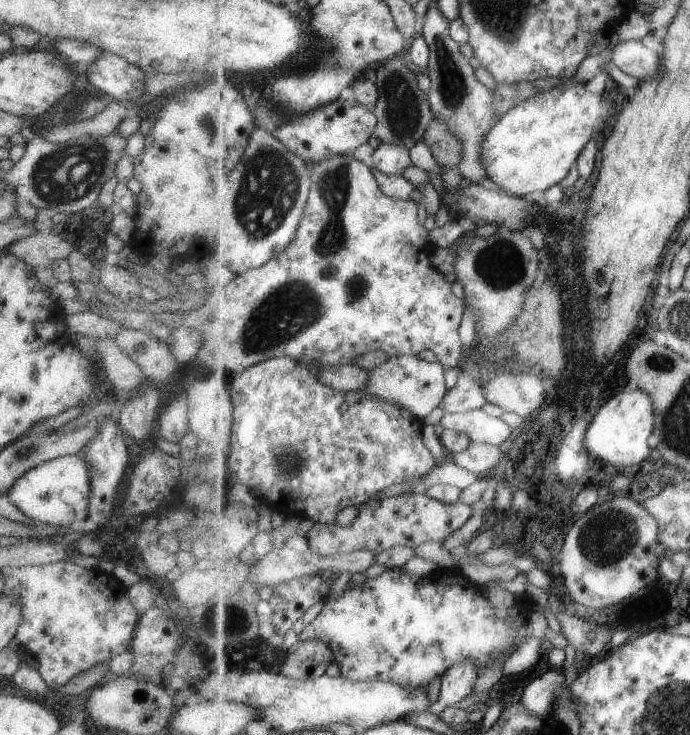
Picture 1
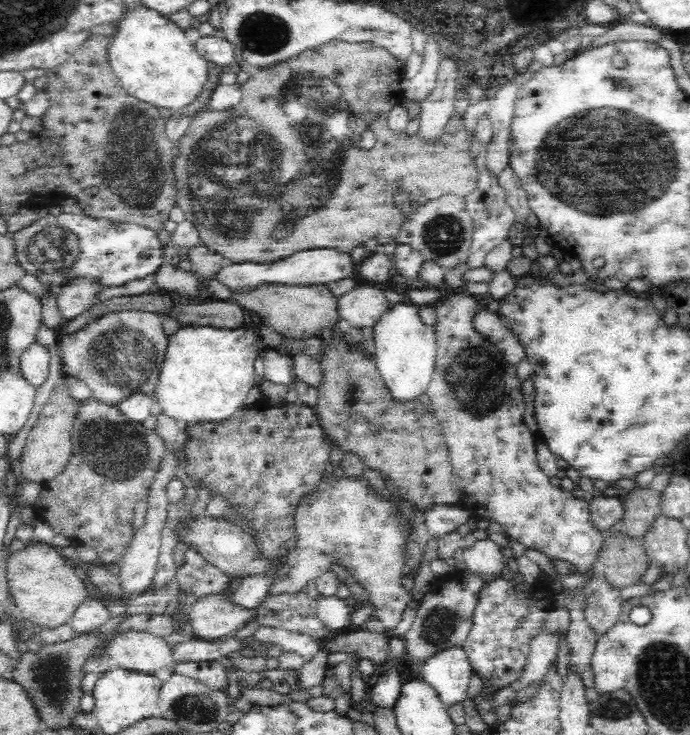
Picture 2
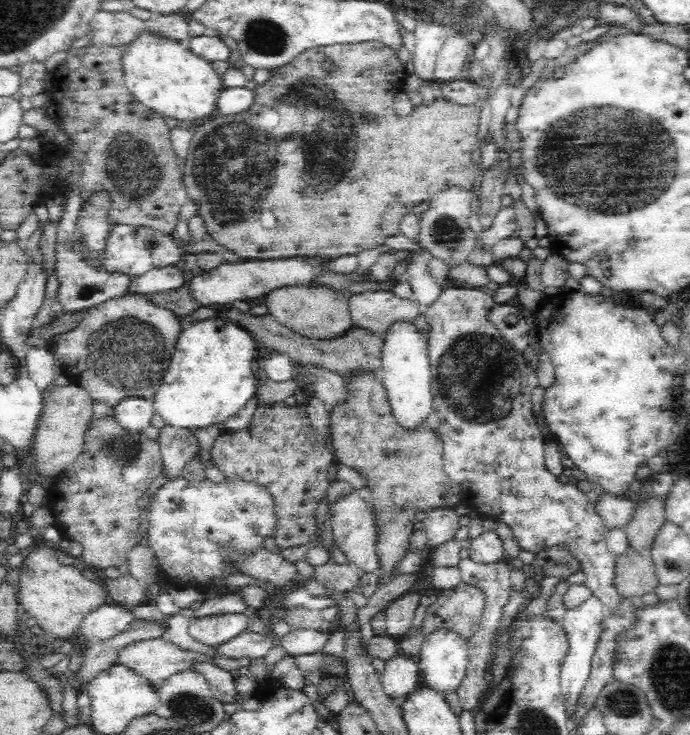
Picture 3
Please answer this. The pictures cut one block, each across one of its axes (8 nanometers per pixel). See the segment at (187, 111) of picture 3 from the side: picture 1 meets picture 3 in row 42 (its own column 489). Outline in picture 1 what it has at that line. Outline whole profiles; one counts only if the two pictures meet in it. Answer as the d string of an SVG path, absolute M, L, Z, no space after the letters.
M563 79L558 87L541 90L501 116L482 145L487 184L525 197L549 190L571 172L592 138L603 133L600 130L609 122L615 104L609 100L611 94L607 91L598 98L597 94L585 90L584 85Z

